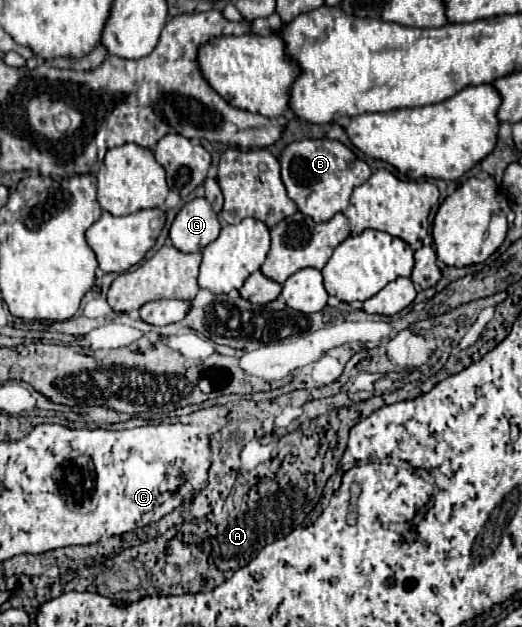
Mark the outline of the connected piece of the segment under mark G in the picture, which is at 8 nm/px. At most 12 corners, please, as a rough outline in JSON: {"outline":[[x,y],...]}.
{"outline":[[206,198],[176,214],[170,240],[180,252],[202,252],[220,234]]}

